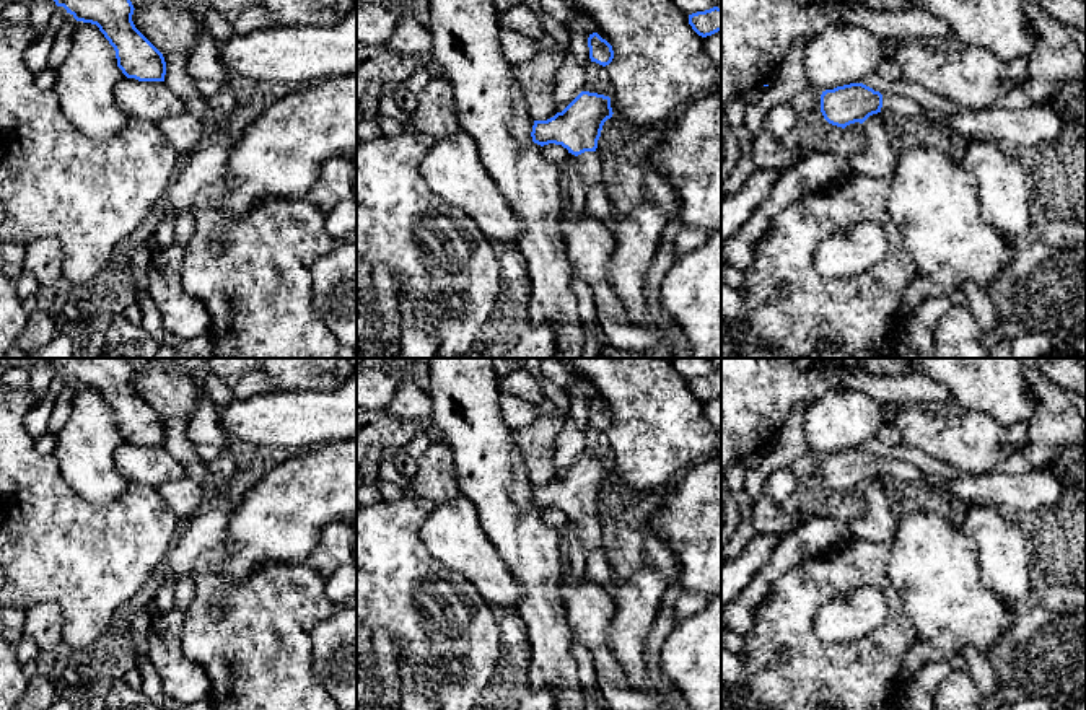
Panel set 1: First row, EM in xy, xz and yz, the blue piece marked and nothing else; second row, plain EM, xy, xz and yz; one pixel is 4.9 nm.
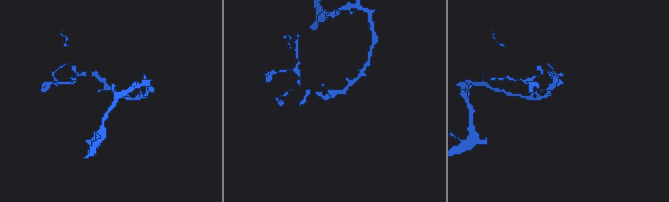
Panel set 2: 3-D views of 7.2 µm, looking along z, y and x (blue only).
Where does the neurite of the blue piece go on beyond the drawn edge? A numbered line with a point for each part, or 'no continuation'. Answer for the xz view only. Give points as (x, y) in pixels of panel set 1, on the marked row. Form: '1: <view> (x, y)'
1: xz (590, 165)

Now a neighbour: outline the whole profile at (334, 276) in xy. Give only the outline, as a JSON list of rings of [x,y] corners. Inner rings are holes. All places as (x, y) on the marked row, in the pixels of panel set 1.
[[[344,239],[313,269],[313,309],[340,345],[357,348],[357,239]]]

